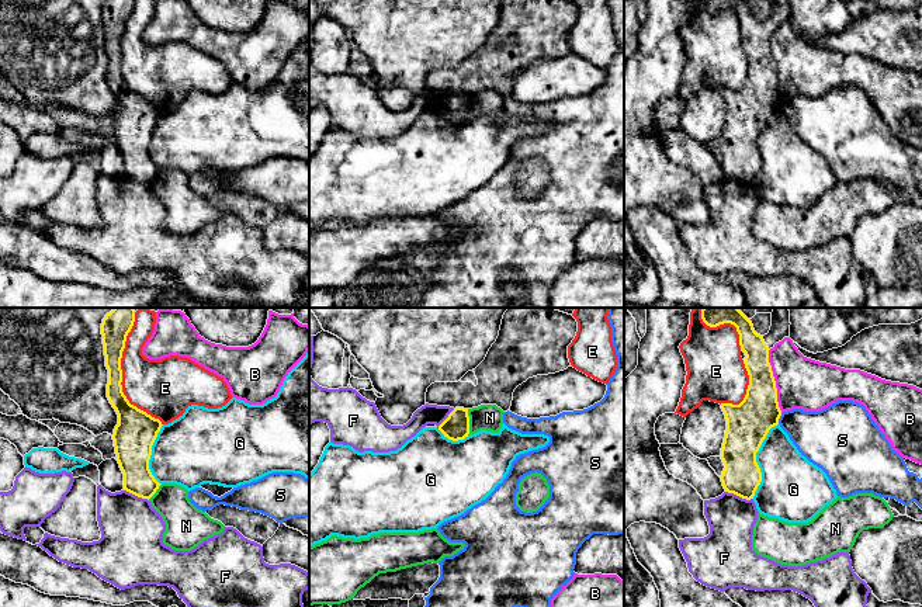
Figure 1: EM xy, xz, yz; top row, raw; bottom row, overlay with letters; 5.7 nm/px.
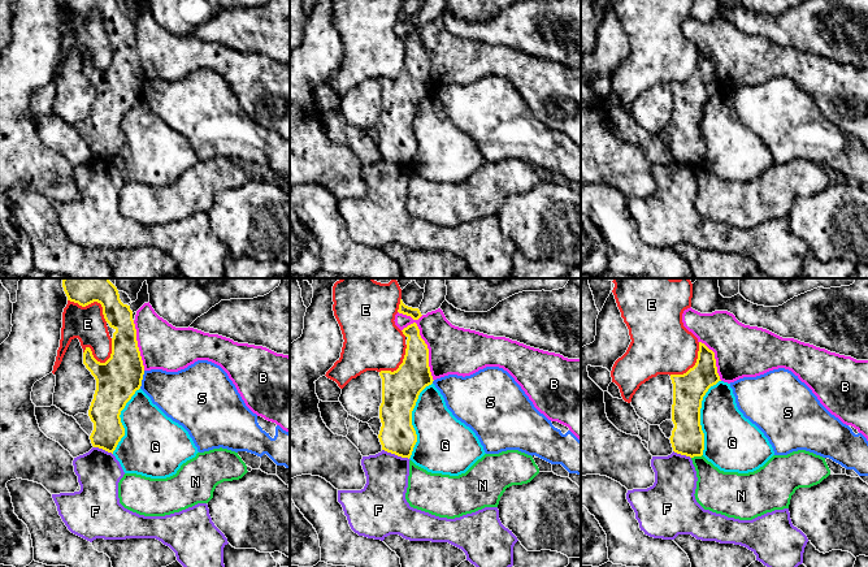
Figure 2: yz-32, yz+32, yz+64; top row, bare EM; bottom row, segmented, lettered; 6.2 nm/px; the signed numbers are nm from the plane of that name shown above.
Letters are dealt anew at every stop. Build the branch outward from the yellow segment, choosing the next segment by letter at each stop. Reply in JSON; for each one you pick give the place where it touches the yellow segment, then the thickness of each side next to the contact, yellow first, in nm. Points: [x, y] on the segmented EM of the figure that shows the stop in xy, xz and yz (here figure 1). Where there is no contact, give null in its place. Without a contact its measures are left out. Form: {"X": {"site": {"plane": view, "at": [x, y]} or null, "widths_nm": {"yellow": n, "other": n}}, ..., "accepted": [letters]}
{"accepted": []}

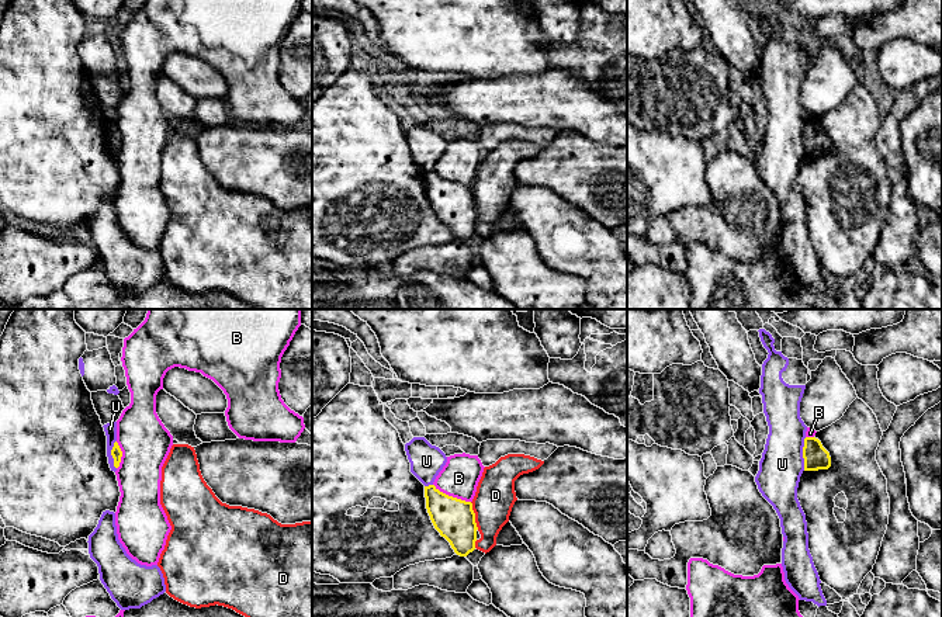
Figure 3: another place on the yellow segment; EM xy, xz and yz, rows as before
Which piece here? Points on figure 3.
{"accepted": []}

